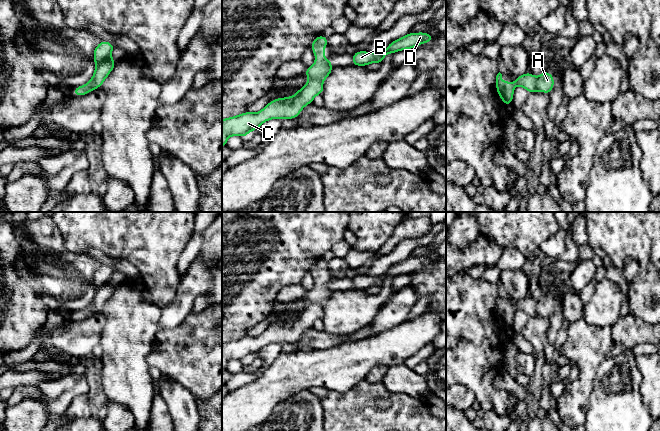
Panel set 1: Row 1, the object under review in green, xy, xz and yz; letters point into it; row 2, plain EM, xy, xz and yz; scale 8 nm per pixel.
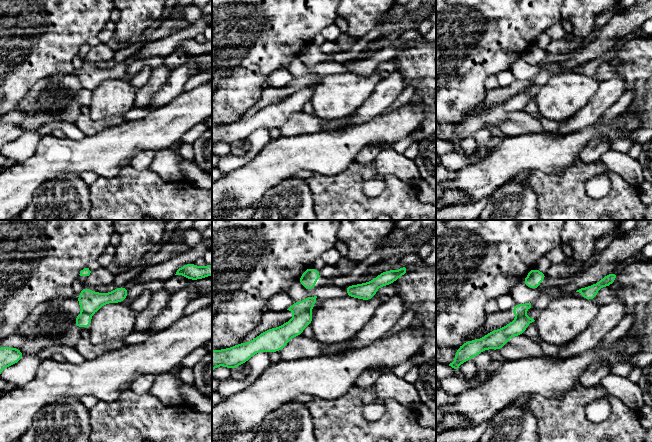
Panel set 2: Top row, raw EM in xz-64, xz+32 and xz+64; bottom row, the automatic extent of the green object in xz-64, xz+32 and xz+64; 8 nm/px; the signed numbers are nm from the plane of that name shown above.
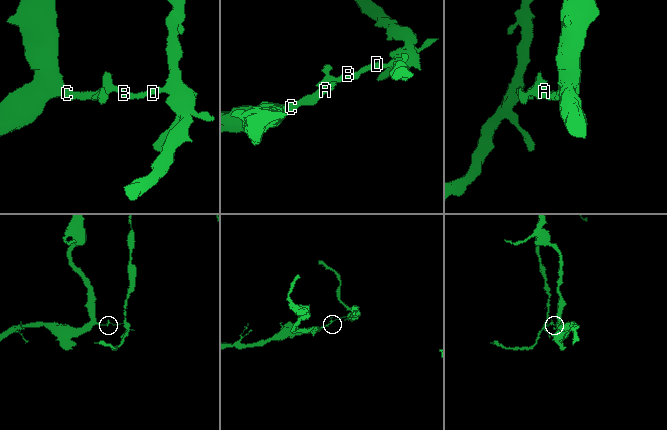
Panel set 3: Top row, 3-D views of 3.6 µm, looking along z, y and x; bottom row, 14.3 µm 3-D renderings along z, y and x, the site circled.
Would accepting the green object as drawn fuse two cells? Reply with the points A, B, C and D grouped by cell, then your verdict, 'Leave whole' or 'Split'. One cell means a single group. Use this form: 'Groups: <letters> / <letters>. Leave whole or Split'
Groups: A C / B D. Split

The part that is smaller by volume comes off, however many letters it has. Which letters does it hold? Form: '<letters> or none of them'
B, D

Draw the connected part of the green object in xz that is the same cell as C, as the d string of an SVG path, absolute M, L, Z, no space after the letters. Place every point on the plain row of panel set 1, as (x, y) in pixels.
M309 304L293 320L276 322L256 337L244 336L222 343L222 372L230 360L247 361L250 355L257 354L264 346L271 343L295 343L302 333L313 327L314 321L324 315L323 305Z

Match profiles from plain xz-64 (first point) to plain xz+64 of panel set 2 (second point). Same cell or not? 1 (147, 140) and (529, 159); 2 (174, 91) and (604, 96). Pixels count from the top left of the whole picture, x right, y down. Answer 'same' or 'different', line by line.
1: same
2: same

